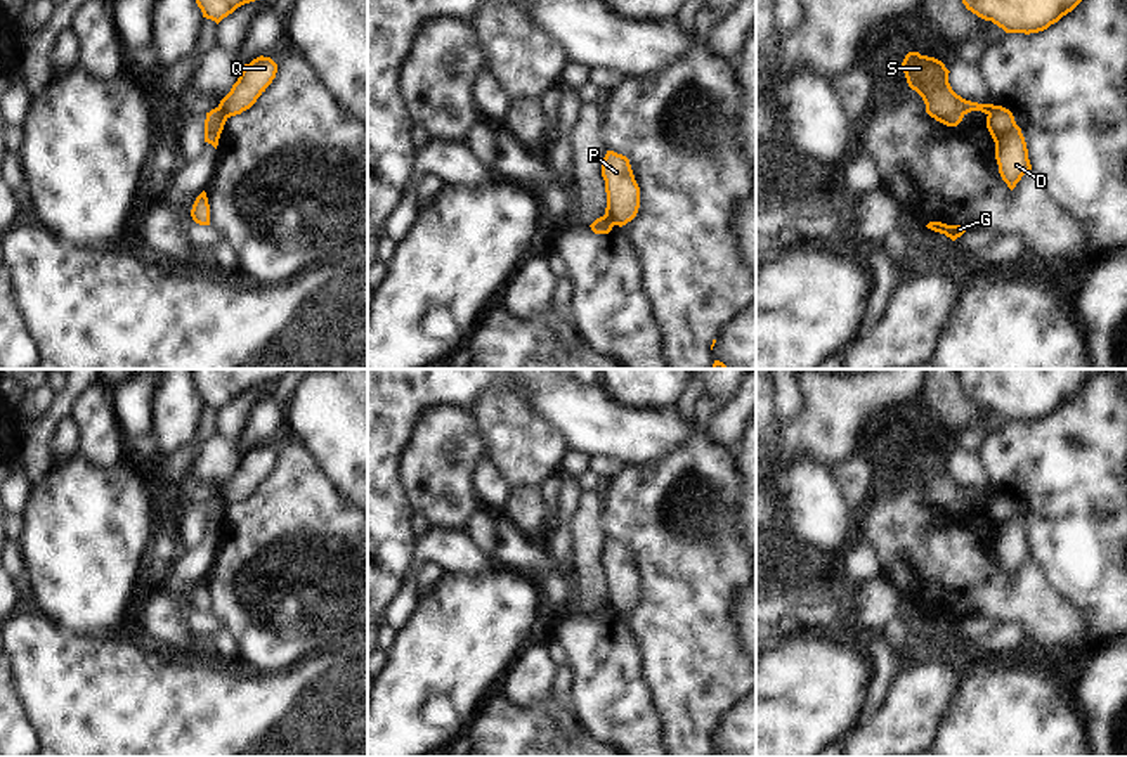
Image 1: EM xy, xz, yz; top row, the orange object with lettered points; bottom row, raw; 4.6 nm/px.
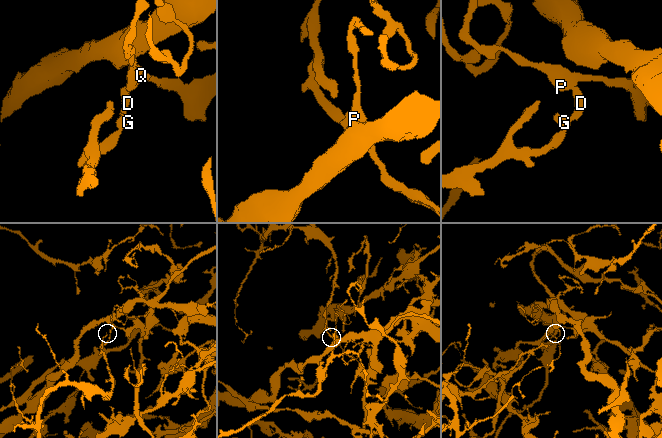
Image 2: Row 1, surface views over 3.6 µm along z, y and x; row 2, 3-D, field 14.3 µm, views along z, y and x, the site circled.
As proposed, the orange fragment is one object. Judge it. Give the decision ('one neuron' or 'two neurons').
two neurons

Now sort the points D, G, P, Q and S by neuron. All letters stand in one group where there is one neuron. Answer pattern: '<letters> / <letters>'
D G / P Q S

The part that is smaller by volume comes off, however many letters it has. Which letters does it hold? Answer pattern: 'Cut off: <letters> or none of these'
Cut off: D, G.

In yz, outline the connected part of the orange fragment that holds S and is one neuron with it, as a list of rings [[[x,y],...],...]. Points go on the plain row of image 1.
[[[909,440],[902,450],[907,471],[915,478],[926,501],[947,514],[957,514],[971,499],[990,502],[993,492],[978,492],[957,483],[948,471],[948,457],[935,445]]]

